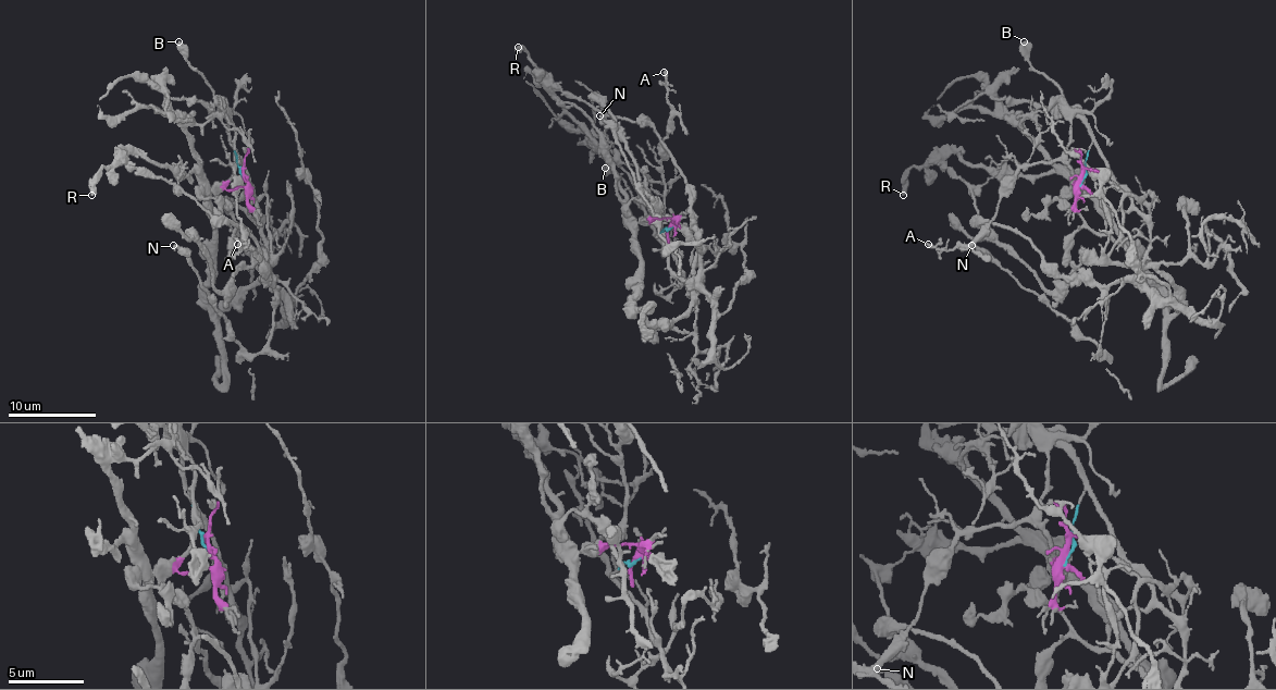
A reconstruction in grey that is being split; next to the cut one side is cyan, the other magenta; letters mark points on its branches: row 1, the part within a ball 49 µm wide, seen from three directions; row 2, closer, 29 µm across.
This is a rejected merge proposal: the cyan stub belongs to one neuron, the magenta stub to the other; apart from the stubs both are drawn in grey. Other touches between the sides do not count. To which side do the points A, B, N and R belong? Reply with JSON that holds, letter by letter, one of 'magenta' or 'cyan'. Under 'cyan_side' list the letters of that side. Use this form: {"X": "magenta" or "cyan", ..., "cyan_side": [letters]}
{"A": "magenta", "B": "cyan", "N": "cyan", "R": "magenta", "cyan_side": ["B", "N"]}

